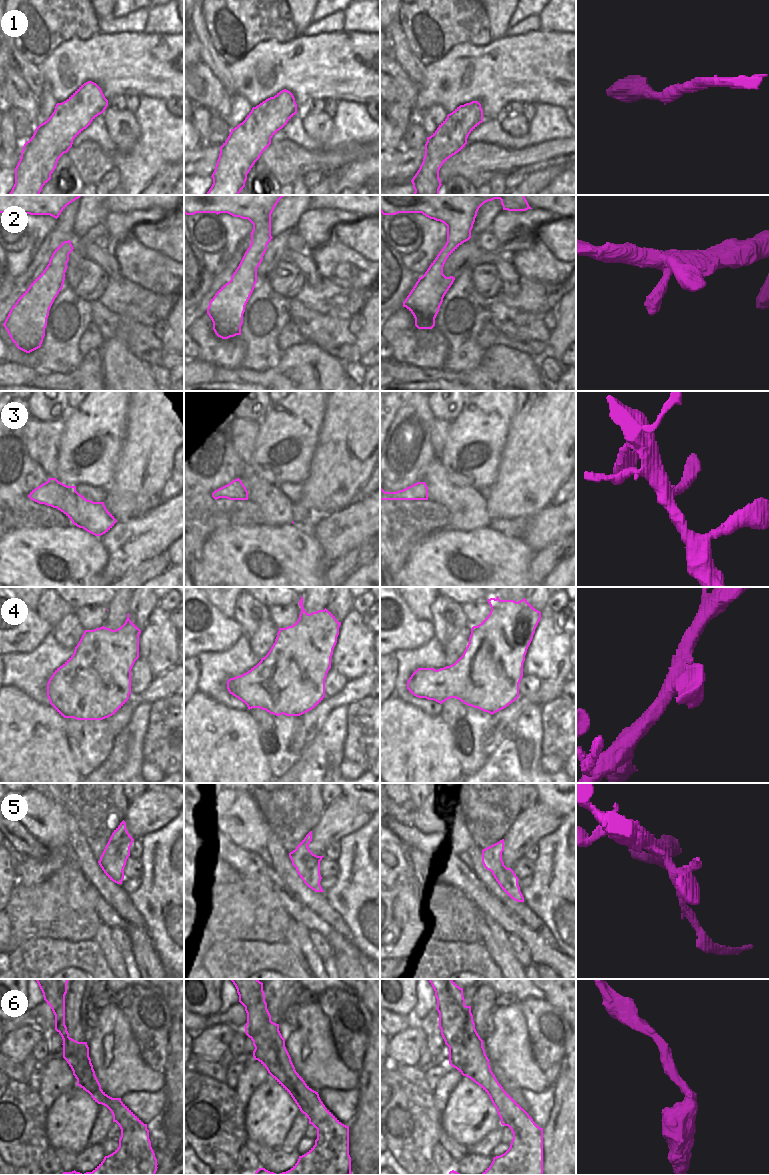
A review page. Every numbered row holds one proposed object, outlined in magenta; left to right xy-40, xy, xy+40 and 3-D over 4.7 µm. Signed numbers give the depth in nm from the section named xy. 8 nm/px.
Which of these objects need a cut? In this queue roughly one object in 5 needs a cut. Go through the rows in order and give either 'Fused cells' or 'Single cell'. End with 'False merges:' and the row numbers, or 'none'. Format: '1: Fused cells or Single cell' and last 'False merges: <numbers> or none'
1: Single cell
2: Single cell
3: Single cell
4: Single cell
5: Fused cells
6: Single cell
False merges: 5

